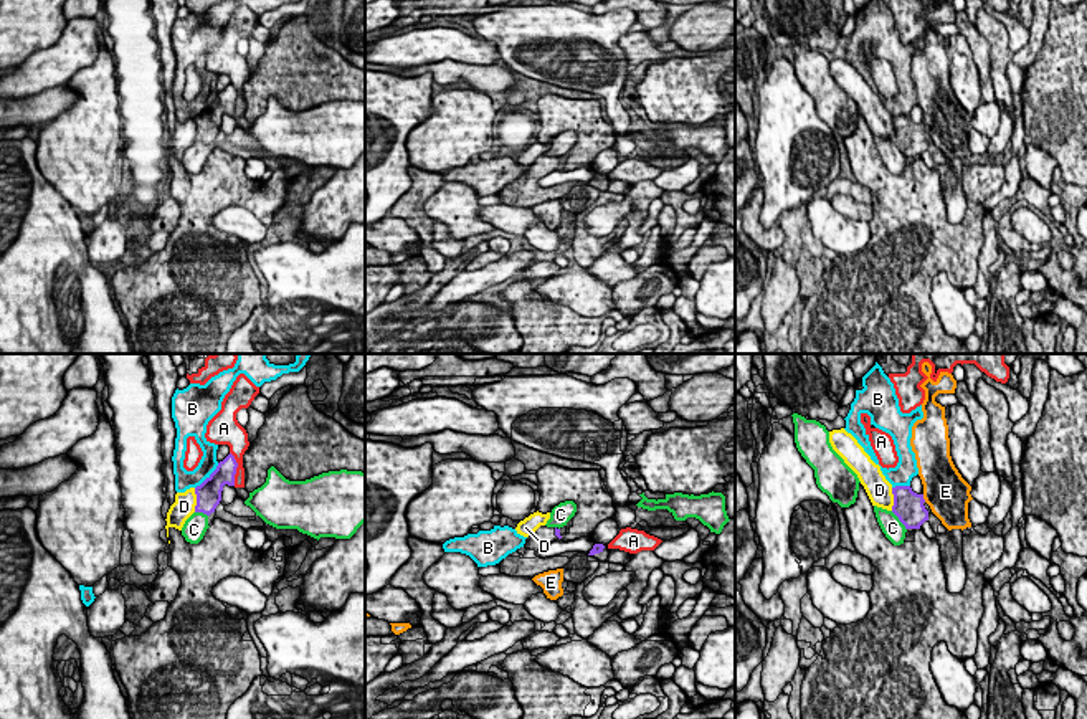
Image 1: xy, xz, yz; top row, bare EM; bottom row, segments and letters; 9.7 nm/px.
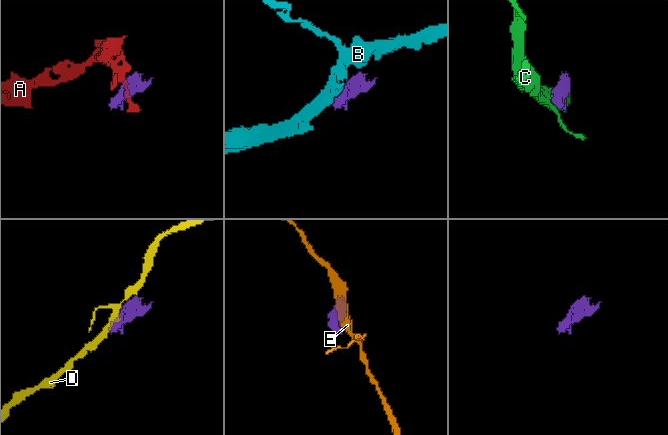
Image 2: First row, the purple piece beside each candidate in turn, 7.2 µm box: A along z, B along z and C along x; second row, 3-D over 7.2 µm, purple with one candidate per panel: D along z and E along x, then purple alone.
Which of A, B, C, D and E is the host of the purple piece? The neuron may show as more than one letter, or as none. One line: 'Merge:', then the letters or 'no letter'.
Merge: no letter

